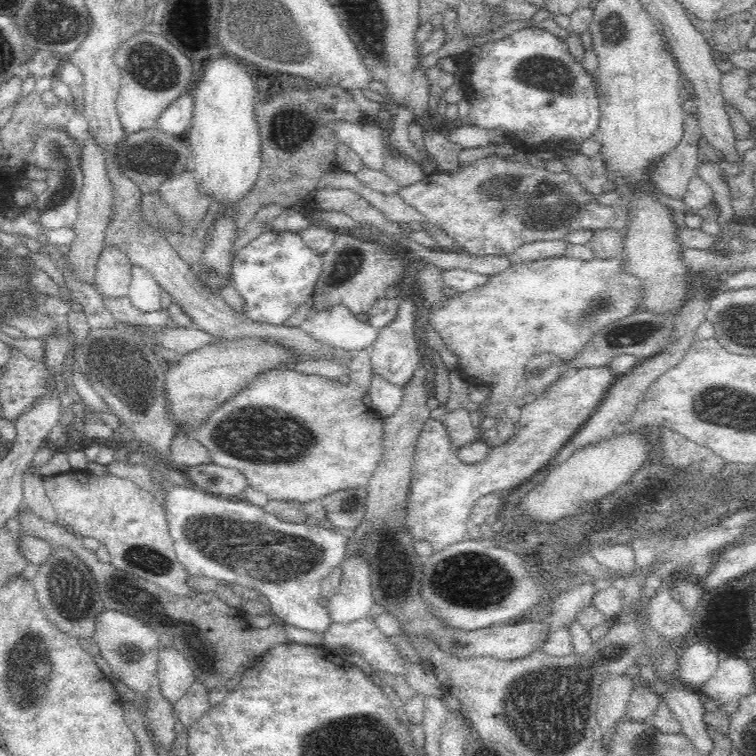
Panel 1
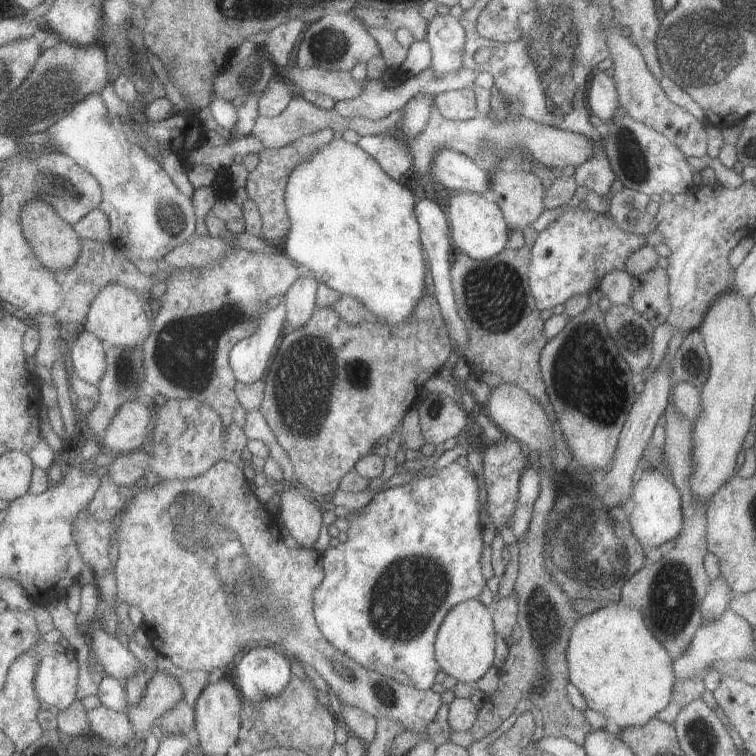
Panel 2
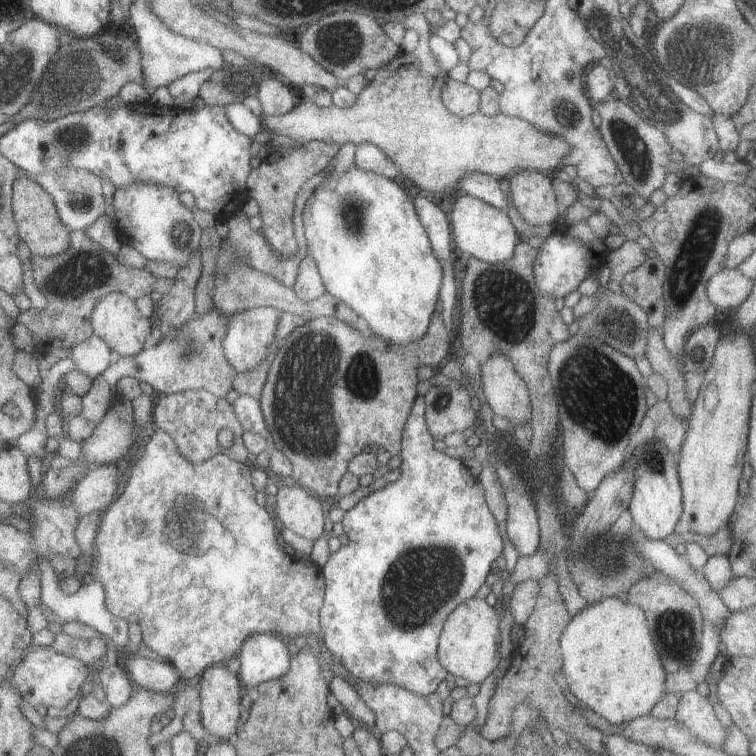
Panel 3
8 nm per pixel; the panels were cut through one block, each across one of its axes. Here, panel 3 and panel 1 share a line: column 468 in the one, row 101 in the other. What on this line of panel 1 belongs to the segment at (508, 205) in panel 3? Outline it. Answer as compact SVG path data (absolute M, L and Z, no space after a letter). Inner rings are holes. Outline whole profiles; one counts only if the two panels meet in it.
M186 94L180 100L174 100L154 122L154 132L170 138L186 138L192 128L194 118L194 100Z

